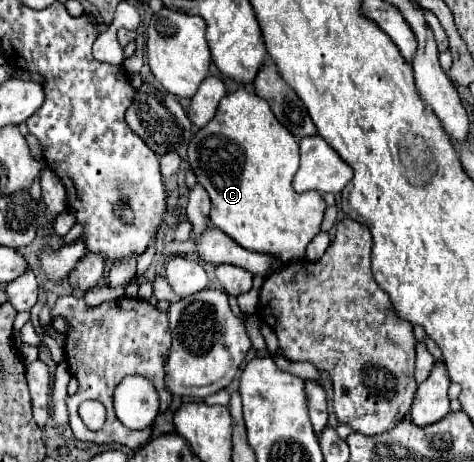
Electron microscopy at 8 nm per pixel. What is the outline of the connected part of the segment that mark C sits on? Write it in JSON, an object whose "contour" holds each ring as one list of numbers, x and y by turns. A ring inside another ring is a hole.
{"contour":[[248,90,226,94,212,122,194,134,188,146,188,162,198,182,210,194,210,224,226,232,242,248,276,256,284,264,304,258,308,242,320,232,326,202,318,192,296,192,292,188,292,178,300,162,298,140,274,118,266,100]]}

